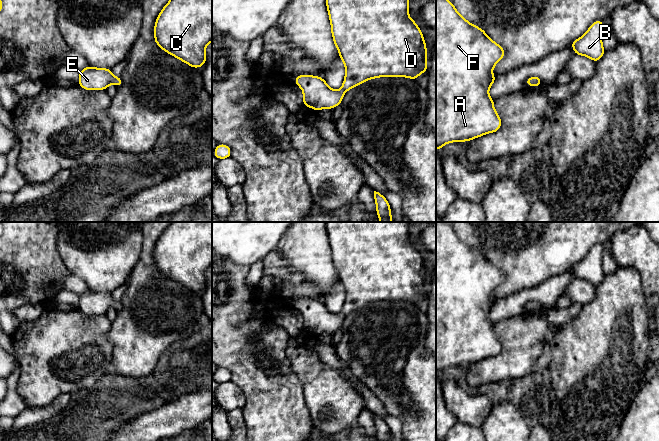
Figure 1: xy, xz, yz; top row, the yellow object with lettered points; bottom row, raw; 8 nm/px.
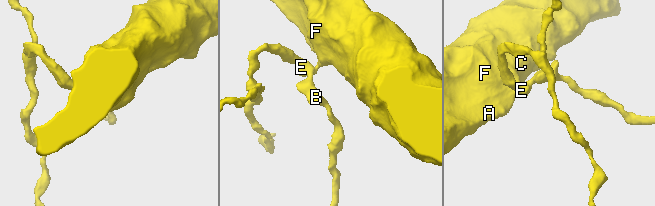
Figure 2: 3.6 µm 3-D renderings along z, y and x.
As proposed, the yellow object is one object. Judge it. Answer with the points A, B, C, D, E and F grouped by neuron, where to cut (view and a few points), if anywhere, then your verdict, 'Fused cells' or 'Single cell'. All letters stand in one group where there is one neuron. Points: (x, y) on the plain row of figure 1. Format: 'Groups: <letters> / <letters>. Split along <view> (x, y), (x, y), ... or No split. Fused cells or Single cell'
Groups: A B C D E F. No split. Single cell

